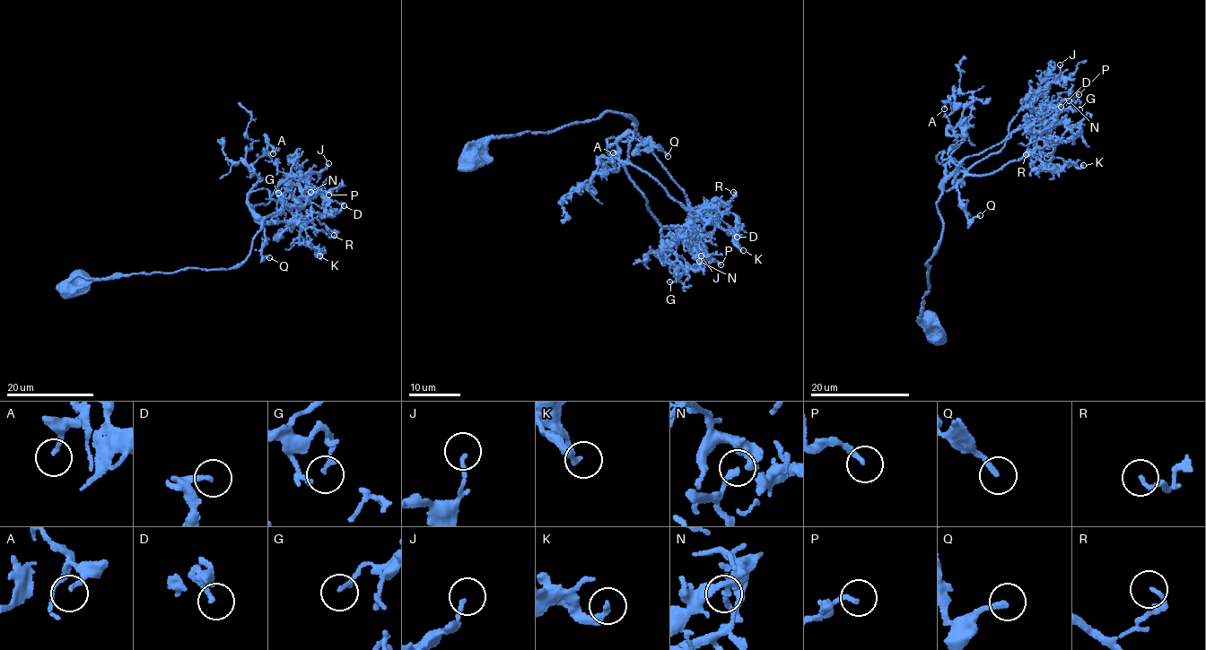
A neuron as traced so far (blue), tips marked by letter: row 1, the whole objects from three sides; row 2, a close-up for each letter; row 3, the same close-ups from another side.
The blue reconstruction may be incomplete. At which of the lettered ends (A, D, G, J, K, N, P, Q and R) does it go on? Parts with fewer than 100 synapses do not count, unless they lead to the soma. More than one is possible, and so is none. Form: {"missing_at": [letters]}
{"missing_at": []}

